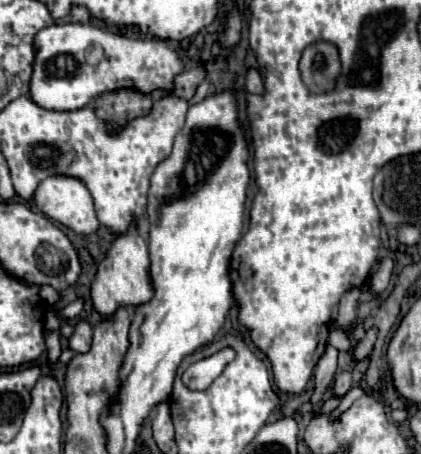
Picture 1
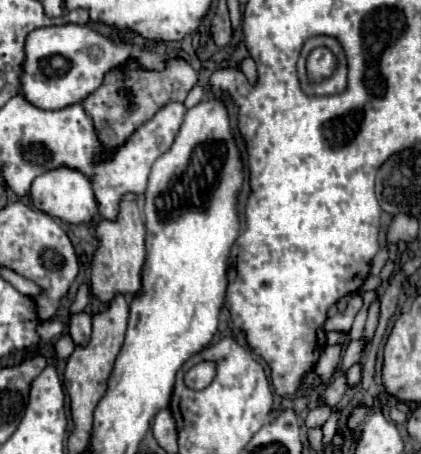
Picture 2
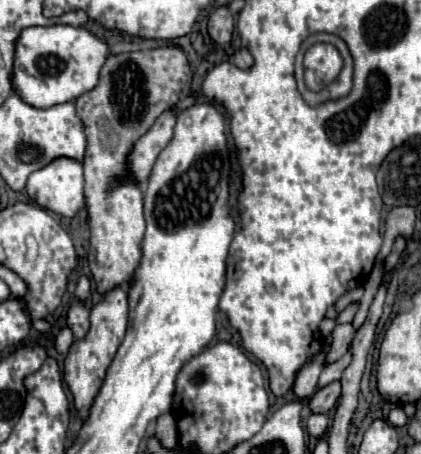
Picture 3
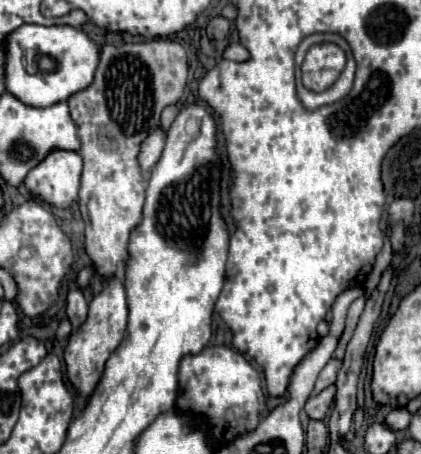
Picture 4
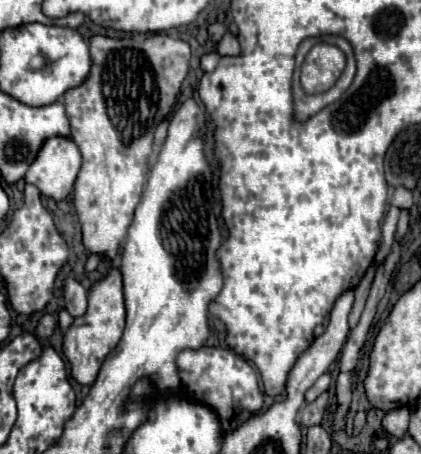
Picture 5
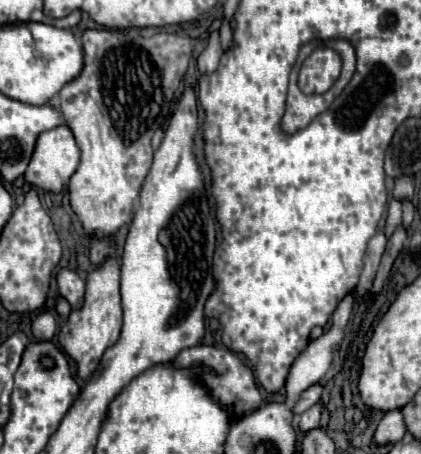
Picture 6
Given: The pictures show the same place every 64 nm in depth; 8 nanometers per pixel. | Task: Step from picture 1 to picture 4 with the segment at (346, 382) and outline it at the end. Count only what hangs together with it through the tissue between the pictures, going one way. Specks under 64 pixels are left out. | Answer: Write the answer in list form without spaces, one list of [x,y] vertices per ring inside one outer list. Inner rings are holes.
[[[328,386],[318,396],[312,396],[304,406],[308,418],[310,420],[324,420],[326,414],[328,414],[328,408],[334,402],[334,396],[336,396],[336,386]]]

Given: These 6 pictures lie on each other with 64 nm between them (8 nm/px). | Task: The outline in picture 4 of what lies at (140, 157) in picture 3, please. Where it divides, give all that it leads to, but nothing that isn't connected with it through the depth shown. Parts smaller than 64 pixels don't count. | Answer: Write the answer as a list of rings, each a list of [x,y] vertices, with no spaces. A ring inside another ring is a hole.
[[[158,128],[156,132],[152,132],[144,140],[142,152],[140,152],[140,166],[142,166],[142,170],[150,170],[158,162],[160,154],[162,154],[162,148],[164,148],[164,138],[166,138],[166,134]]]

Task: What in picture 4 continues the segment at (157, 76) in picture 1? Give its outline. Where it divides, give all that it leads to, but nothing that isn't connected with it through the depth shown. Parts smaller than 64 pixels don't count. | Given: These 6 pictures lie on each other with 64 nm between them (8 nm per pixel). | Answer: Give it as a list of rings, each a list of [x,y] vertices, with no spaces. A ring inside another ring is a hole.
[[[24,24],[12,36],[6,36],[6,56],[6,90],[28,106],[52,106],[92,84],[100,60],[100,46],[80,28]]]

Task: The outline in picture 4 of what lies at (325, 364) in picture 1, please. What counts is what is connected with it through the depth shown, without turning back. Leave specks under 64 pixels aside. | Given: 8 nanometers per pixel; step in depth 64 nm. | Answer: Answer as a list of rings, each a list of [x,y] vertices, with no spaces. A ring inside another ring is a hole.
[[[366,290],[352,302],[352,306],[350,306],[350,310],[348,310],[346,328],[344,328],[344,334],[342,334],[342,338],[340,338],[338,348],[336,348],[336,352],[334,352],[334,356],[336,356],[338,360],[344,356],[344,348],[346,348],[346,344],[348,344],[348,340],[350,340],[350,336],[352,336],[356,324],[358,324],[358,318],[360,318],[360,314],[362,314],[362,310],[364,310],[364,302],[366,302]]]

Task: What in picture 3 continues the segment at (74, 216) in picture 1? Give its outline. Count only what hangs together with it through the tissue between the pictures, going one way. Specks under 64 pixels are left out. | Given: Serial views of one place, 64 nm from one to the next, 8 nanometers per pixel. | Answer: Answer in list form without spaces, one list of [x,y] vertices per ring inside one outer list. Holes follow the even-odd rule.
[[[72,158],[52,160],[52,164],[30,174],[26,192],[42,208],[62,216],[74,216],[86,208],[82,162]]]

